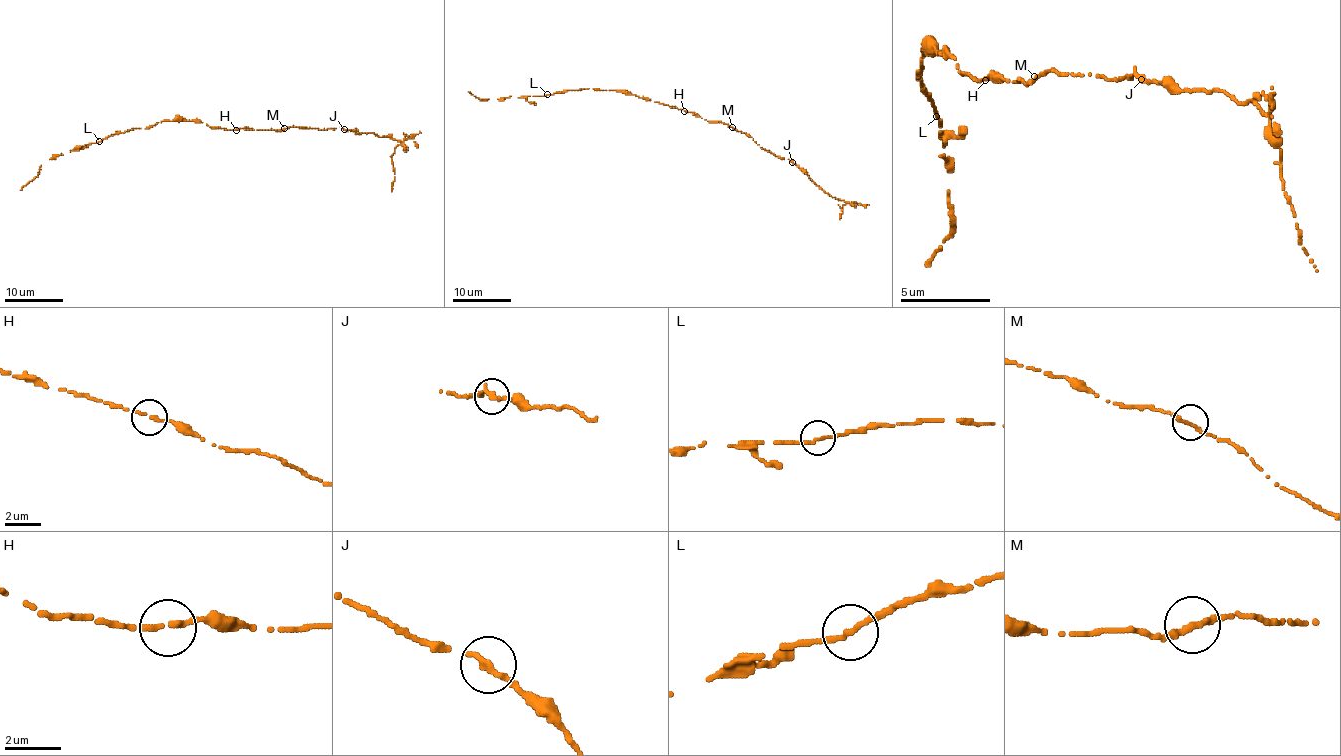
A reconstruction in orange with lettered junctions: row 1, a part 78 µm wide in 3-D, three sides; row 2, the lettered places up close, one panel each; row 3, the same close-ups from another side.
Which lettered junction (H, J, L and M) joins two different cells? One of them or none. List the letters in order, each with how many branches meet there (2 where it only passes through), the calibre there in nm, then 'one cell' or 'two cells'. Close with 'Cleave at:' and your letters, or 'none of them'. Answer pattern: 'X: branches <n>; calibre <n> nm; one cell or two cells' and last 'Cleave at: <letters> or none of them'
H: branches 1; calibre 280 nm; one cell
J: branches 1; calibre 320 nm; one cell
L: branches 2; calibre 220 nm; one cell
M: branches 2; calibre 240 nm; one cell
Cleave at: none of them

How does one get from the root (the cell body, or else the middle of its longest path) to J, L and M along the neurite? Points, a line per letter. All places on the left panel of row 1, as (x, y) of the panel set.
J: (236, 128), (284, 130), (303, 127), (327, 130), (342, 127), (345, 130)
L: (236, 128), (211, 128), (198, 121), (163, 121), (145, 128), (116, 133), (99, 141)
M: (236, 128), (284, 128)

